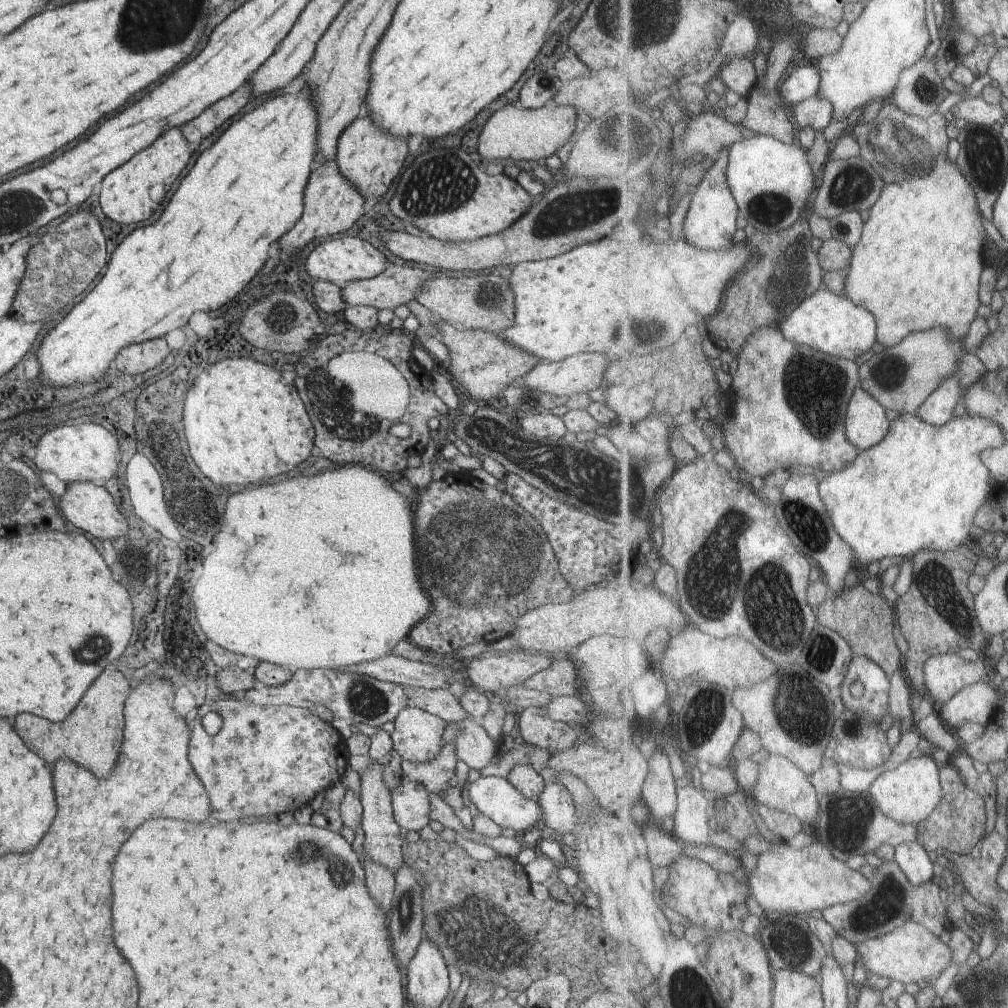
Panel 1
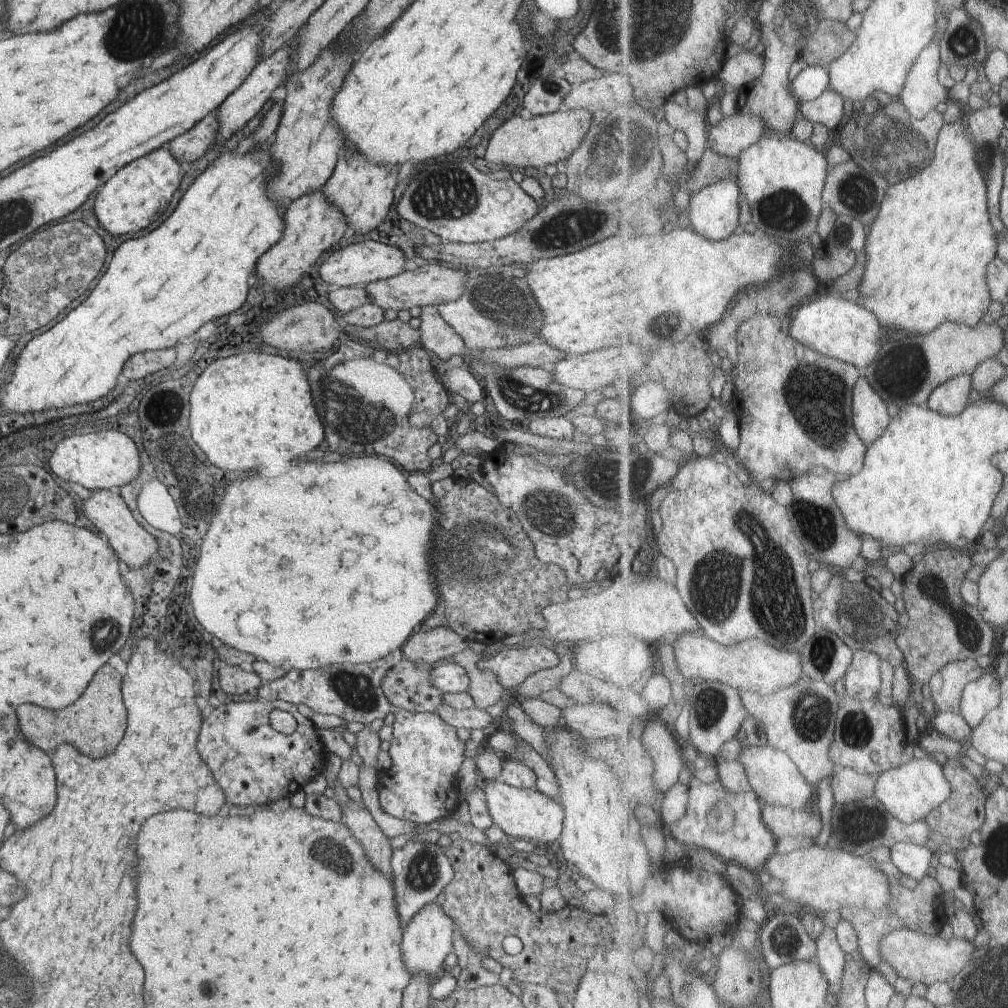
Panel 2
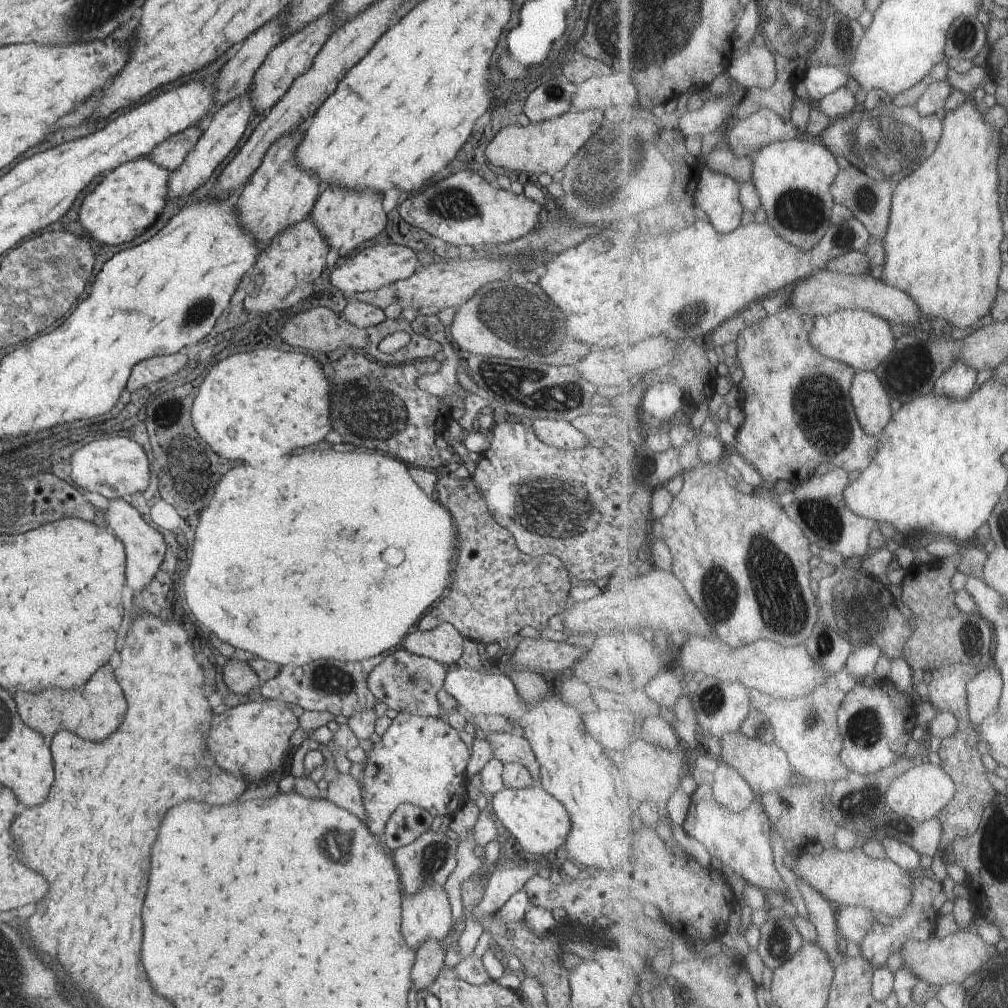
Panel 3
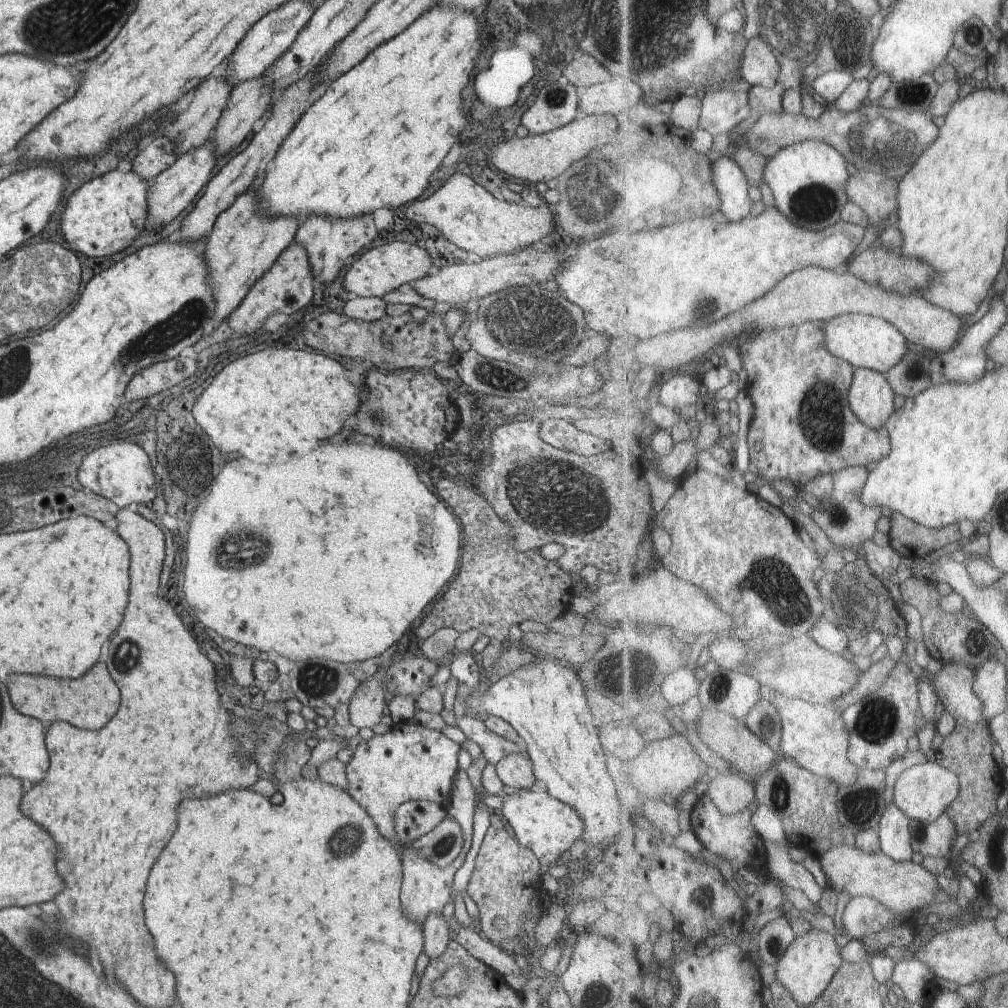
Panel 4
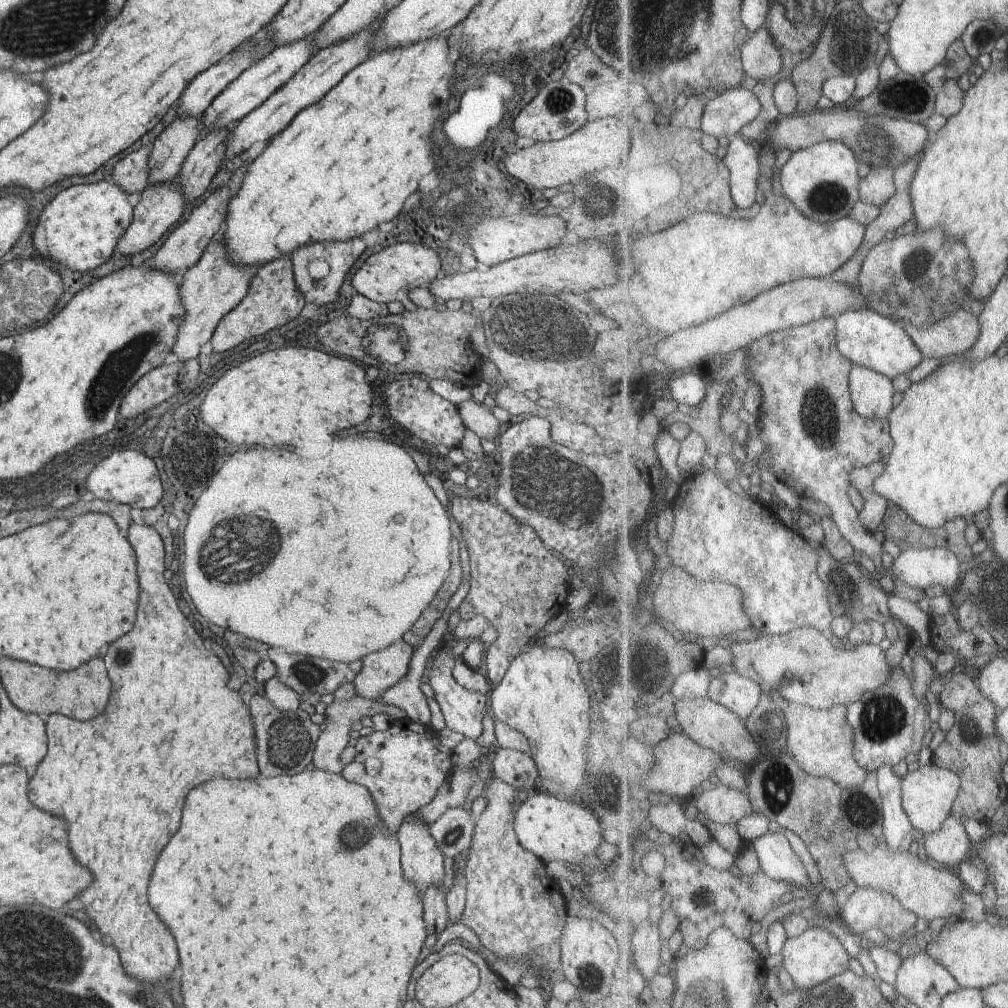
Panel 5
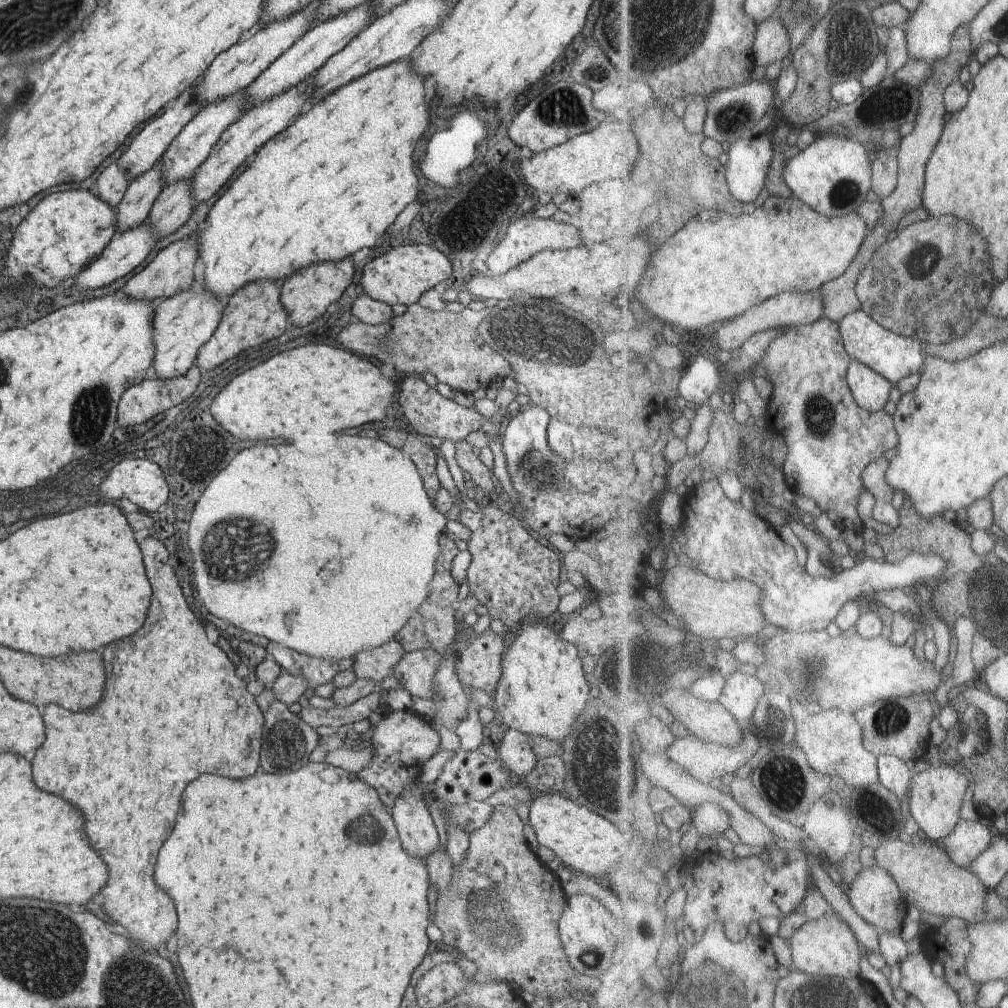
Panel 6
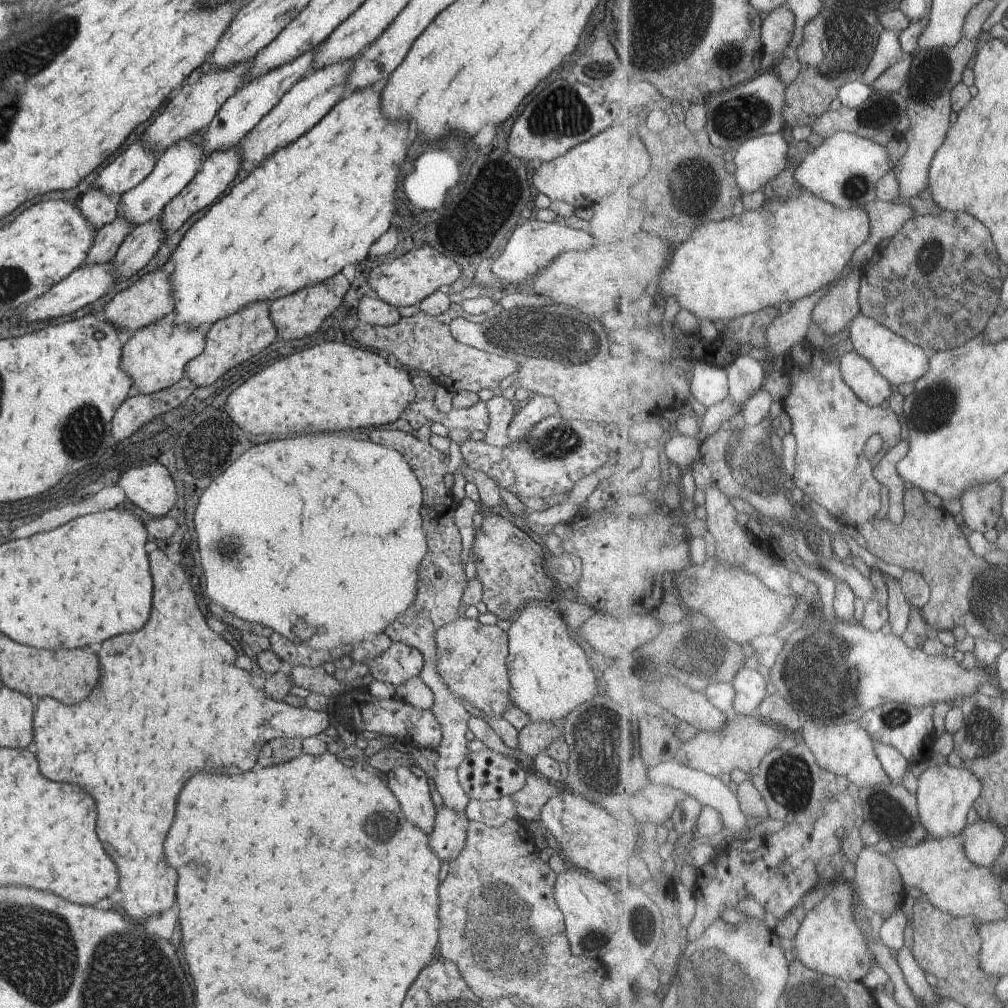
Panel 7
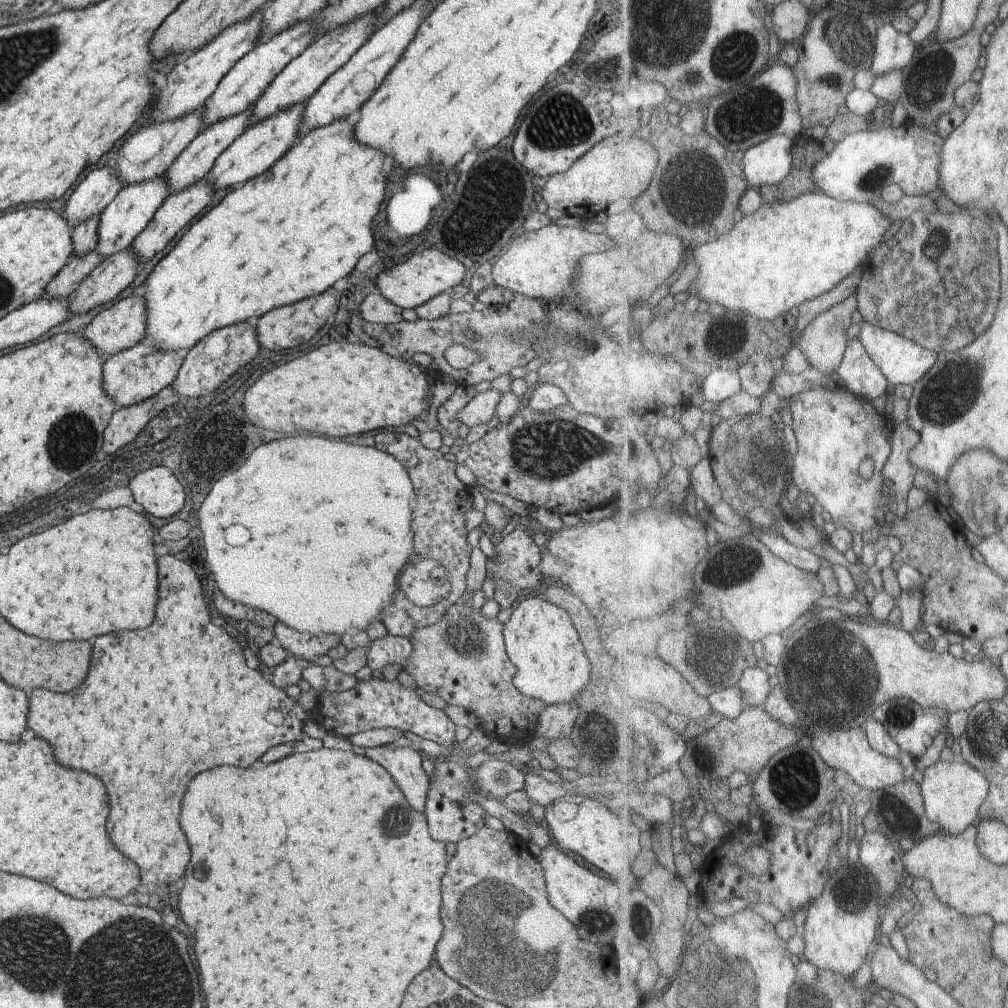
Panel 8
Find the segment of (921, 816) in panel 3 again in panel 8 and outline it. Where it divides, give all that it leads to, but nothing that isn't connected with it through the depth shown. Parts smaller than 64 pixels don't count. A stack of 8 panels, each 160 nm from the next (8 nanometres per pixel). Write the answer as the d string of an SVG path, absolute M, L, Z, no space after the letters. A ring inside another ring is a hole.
M939 761L923 771L922 789L928 817L940 822L945 832L958 835L980 821L979 812L989 793L993 792L990 778L967 761Z

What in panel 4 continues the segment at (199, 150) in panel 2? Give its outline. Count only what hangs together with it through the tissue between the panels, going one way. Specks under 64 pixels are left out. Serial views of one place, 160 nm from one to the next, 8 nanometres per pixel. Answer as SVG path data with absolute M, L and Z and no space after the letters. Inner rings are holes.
M164 135L156 136L147 146L135 152L130 170L141 180L149 182L165 167L172 165L176 158L172 142Z

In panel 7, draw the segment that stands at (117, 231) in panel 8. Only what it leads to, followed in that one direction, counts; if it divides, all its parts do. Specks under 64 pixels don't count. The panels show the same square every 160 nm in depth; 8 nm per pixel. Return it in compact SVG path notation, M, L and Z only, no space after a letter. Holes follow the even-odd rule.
M201 132L167 147L154 162L151 172L139 184L118 196L116 216L124 217L133 227L153 221L160 216L162 208L173 198L193 177L200 164L205 160L200 142Z

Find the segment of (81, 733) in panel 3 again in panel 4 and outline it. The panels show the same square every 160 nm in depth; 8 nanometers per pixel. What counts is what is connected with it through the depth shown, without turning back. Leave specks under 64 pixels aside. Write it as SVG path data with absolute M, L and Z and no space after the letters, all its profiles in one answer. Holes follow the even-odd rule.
M103 662L93 664L93 668L87 670L77 680L33 676L33 674L15 674L15 676L9 674L5 678L5 686L13 708L21 715L39 718L41 722L45 722L45 726L53 720L65 720L77 728L97 730L117 712L119 706L119 690L109 678Z

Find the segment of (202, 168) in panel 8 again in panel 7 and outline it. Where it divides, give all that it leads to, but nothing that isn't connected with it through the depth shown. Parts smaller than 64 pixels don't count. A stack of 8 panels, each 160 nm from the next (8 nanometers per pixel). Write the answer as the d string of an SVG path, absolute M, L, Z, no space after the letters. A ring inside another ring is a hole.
M315 49L299 55L291 62L270 70L256 79L243 84L219 108L213 120L201 130L202 153L205 159L213 151L224 151L235 147L238 142L265 116L272 106L288 91L299 79L307 75L313 60Z

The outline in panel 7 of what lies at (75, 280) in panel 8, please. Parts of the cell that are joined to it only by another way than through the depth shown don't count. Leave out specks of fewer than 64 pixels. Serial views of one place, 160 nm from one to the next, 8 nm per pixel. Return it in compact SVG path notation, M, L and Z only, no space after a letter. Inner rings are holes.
M116 216L113 221L97 229L81 266L109 263L133 226L124 217Z

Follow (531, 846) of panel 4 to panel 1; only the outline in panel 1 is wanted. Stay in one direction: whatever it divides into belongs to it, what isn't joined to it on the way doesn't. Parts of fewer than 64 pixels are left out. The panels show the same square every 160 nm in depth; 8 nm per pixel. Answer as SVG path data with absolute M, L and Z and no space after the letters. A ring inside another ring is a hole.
M480 777L475 782L471 782L467 788L470 804L473 804L479 813L482 813L489 821L493 821L497 826L504 828L512 828L516 830L526 831L529 828L542 828L546 832L546 828L542 822L541 811L536 800L523 798L509 782L502 777Z

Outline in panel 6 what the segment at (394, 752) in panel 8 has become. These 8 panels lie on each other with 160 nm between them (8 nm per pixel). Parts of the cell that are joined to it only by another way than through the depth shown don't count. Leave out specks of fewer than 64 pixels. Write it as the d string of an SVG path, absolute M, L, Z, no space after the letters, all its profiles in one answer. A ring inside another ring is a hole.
M407 789L389 809L405 852L425 862L426 856L439 846L439 841L422 794L417 789Z

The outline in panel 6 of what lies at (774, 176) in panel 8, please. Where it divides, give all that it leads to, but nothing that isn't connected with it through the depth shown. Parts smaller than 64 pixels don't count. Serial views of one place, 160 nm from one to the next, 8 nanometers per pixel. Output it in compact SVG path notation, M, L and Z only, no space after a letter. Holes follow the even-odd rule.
M746 135L729 146L727 151L729 160L726 175L732 193L743 202L757 200L757 196L765 188L765 182L768 181L771 162L776 157L773 142L769 140L767 135Z

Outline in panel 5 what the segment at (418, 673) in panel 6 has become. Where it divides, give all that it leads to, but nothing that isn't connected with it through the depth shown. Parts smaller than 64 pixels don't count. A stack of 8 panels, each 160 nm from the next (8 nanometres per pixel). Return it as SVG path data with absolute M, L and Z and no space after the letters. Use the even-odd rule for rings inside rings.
M445 641L438 646L431 657L431 664L425 668L422 680L427 682L433 690L433 698L439 706L444 724L453 732L461 734L464 738L475 740L481 734L481 718L488 714L489 697L479 692L468 691L455 683L451 677L454 658L451 655L451 644Z

